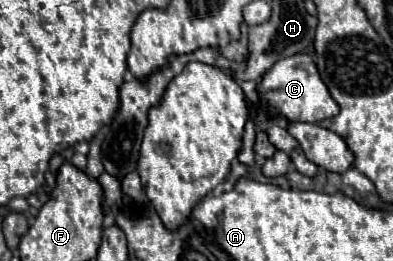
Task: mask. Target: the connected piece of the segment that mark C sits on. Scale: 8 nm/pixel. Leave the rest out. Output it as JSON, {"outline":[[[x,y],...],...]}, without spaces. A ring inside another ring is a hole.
{"outline":[[[308,54],[288,56],[278,60],[258,84],[258,92],[268,100],[268,106],[274,108],[276,114],[284,116],[292,122],[320,122],[326,118],[334,118],[338,114],[338,104],[332,100],[326,84],[322,82],[316,64]]]}

